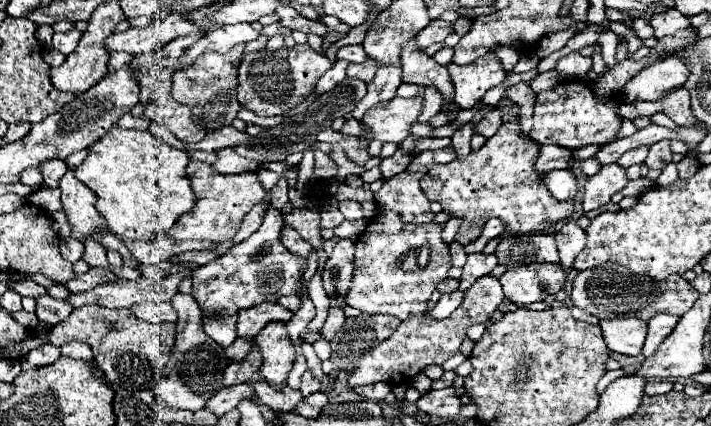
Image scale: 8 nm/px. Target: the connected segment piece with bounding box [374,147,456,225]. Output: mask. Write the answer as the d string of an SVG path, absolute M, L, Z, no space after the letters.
M444 147L444 149L436 149L436 151L424 151L420 153L418 157L414 157L414 161L408 165L408 169L388 181L384 181L382 189L374 195L376 203L382 207L382 209L390 209L390 211L396 211L400 215L400 219L404 223L416 223L416 225L422 225L422 223L430 223L434 221L434 213L430 211L430 201L426 199L424 191L420 189L420 179L428 173L428 169L436 163L450 163L456 159L456 151L454 147Z

